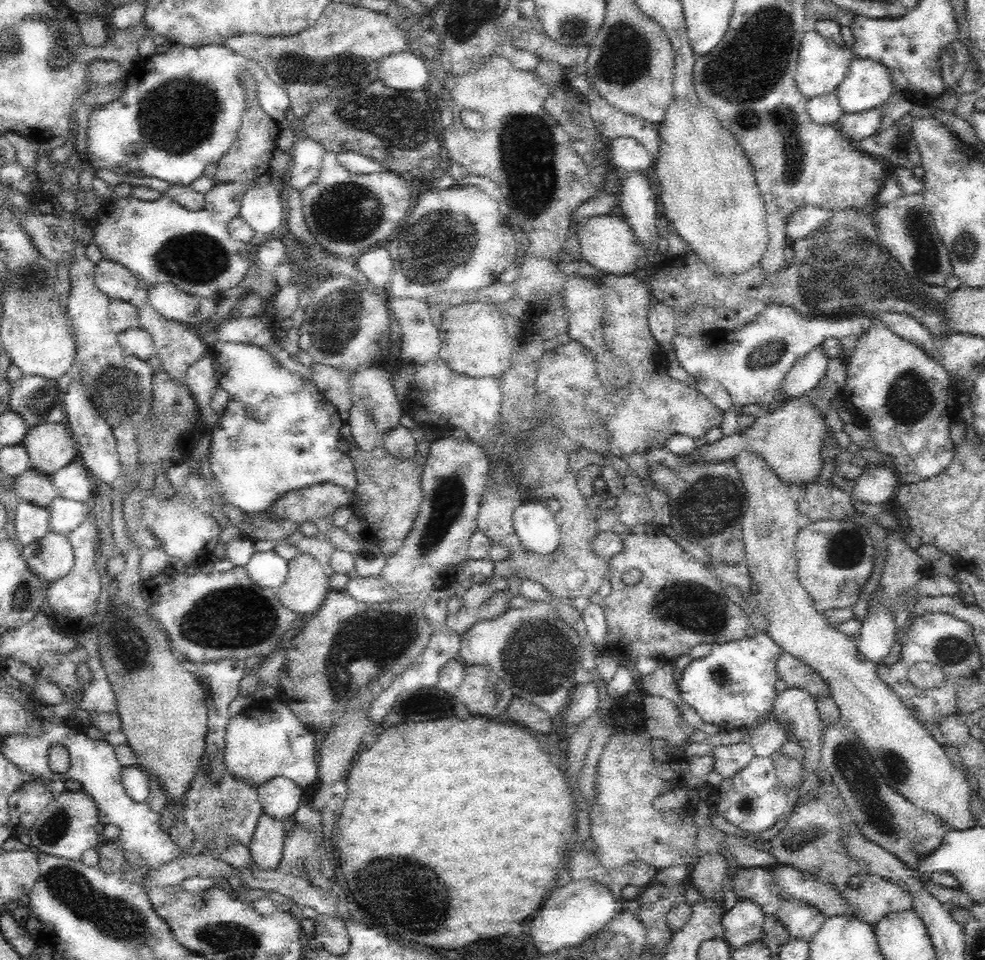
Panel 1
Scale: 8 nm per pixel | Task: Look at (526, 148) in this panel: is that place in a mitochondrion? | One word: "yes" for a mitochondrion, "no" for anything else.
yes

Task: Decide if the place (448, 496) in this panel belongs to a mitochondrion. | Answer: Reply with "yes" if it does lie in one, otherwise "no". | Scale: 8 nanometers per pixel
yes

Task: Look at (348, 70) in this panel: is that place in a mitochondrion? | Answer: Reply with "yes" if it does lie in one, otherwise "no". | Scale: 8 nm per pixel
yes

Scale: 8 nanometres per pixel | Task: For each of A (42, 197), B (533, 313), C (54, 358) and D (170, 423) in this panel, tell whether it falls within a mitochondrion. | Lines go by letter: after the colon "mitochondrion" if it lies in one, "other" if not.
A: other
B: other
C: other
D: mitochondrion

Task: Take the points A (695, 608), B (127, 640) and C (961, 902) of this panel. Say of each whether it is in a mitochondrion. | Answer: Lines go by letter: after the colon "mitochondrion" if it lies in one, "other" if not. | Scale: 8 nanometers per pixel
A: mitochondrion
B: mitochondrion
C: other

